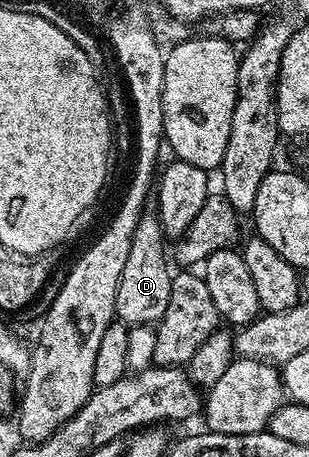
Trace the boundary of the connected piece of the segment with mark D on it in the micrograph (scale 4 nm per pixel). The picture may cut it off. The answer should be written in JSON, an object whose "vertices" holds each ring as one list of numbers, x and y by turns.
{"vertices":[[151,209,144,210,138,219,133,242,129,247,129,257,125,259,118,281,115,313,116,318,124,324,130,326,156,324,169,305,173,275,165,259,162,241,165,241,165,234,158,214]]}

